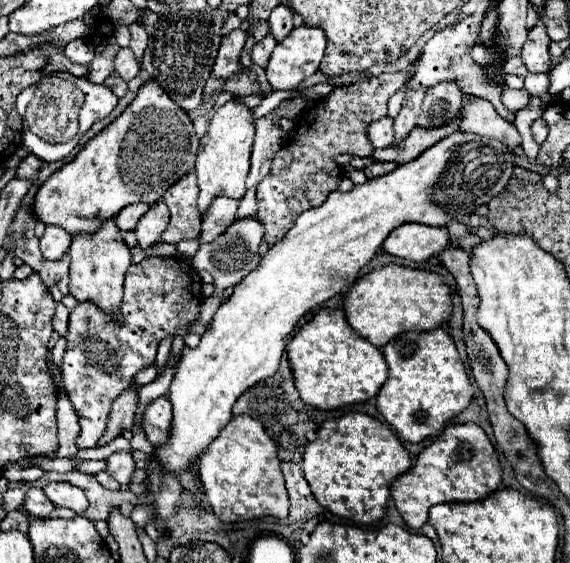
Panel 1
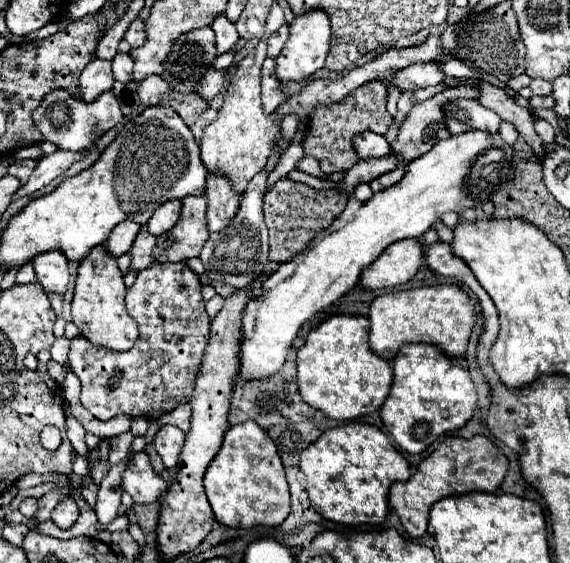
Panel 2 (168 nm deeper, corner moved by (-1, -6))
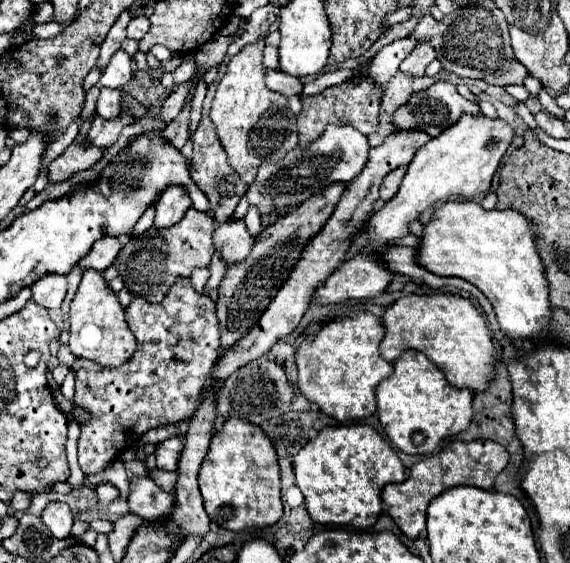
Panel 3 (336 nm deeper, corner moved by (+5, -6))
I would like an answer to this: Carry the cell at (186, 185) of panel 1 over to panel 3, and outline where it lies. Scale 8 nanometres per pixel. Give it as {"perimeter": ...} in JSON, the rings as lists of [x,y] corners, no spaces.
{"perimeter":[[[189,208],[175,226],[161,228],[159,232],[145,232],[139,238],[127,240],[115,262],[125,286],[133,294],[149,296],[149,302],[161,302],[177,276],[189,276],[195,266],[209,266],[215,252],[211,244],[213,230],[213,218],[207,212]]]}

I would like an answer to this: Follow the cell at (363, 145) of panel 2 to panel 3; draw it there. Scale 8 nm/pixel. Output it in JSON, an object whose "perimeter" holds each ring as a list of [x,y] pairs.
{"perimeter":[[[327,126],[321,138],[311,142],[307,148],[295,146],[283,160],[277,164],[265,162],[259,168],[257,180],[247,188],[249,204],[255,204],[261,214],[269,214],[273,206],[277,210],[285,210],[285,206],[293,202],[305,202],[311,194],[319,192],[331,182],[351,182],[369,160],[369,142],[367,136],[349,126]]]}

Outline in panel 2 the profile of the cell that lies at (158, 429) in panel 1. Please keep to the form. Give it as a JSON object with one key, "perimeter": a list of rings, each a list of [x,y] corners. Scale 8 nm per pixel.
{"perimeter":[[[163,426],[153,444],[157,448],[157,454],[161,456],[165,468],[175,468],[177,466],[177,458],[179,458],[179,452],[183,448],[183,442],[185,442],[185,432],[175,428],[175,426]]]}

